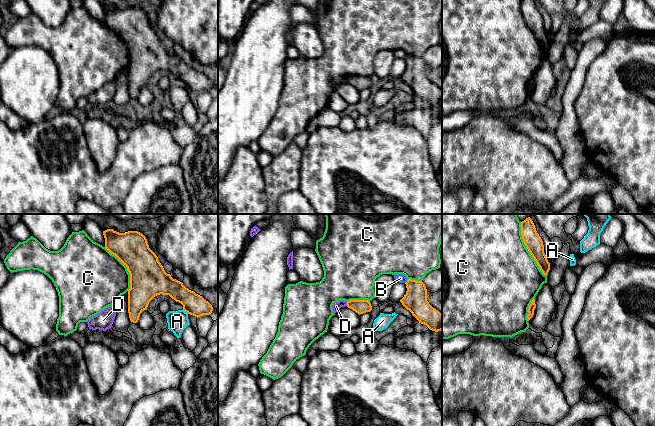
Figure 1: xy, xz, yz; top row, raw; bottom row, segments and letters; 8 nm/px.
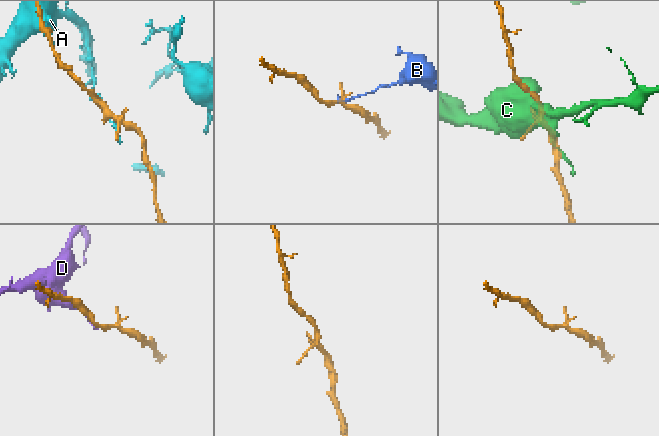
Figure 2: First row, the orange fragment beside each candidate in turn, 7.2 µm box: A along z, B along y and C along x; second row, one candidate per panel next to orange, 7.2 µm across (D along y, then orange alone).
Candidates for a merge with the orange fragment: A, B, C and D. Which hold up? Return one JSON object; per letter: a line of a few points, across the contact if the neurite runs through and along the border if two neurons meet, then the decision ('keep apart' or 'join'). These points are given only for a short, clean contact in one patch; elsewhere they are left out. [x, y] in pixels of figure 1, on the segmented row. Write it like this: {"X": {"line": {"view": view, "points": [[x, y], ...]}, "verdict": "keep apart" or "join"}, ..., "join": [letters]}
{"A": {"verdict": "keep apart"}, "B": {"verdict": "keep apart"}, "C": {"verdict": "keep apart"}, "D": {"verdict": "keep apart"}, "join": []}

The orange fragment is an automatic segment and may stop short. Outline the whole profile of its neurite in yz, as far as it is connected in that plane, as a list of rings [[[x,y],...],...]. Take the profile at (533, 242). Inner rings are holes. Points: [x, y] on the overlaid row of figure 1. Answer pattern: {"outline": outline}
{"outline": [[[530,217],[521,222],[521,235],[524,244],[540,270],[544,275],[548,275],[550,263],[544,253],[544,245],[541,237],[536,231],[535,225]]]}

